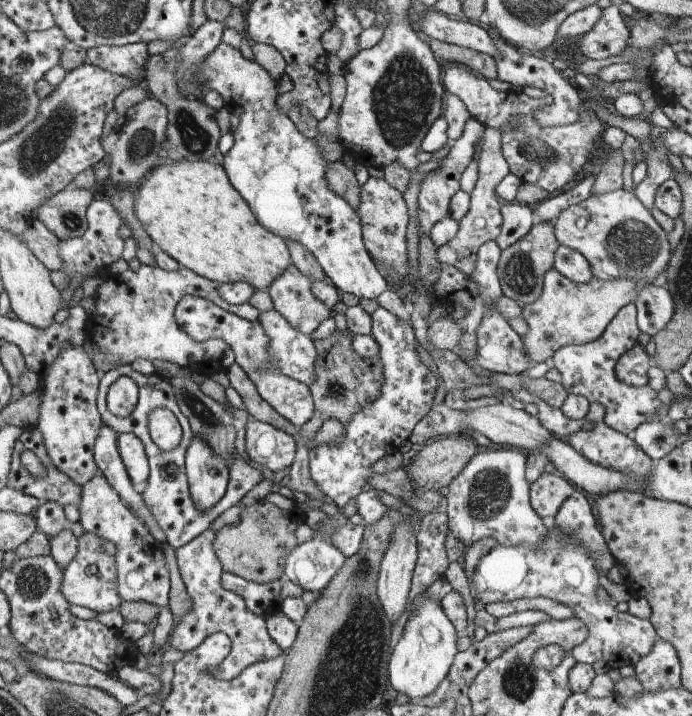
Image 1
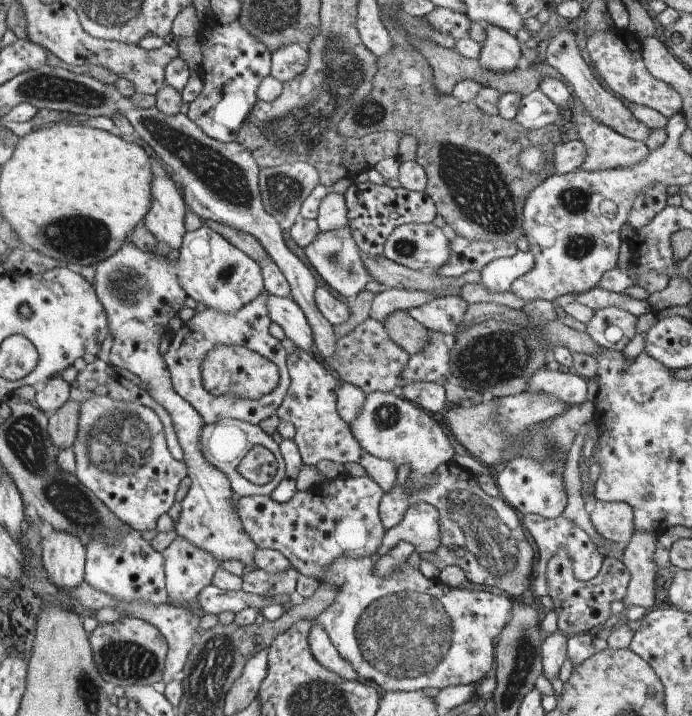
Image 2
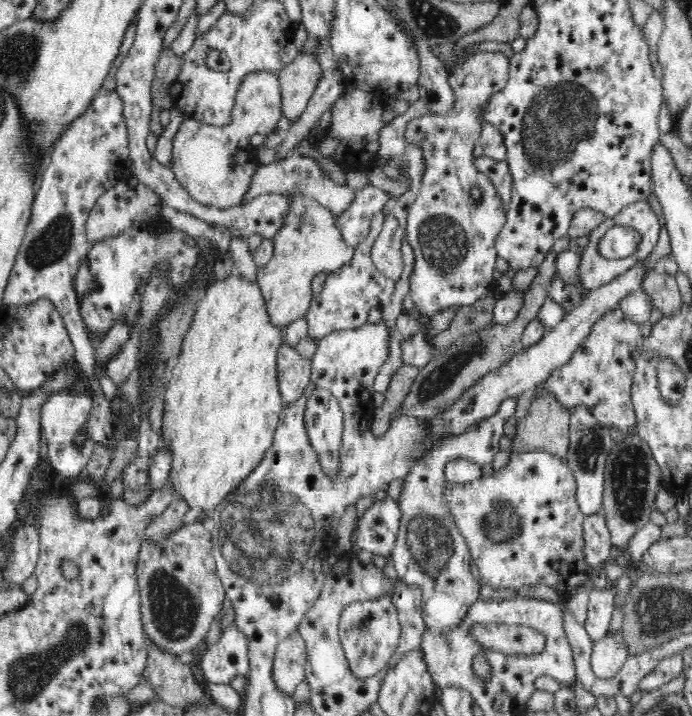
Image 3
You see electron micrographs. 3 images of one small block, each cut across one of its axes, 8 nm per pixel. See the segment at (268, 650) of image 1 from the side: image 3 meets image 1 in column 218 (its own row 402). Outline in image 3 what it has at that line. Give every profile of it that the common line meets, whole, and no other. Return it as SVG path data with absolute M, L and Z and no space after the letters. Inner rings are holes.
M618 306L598 319L575 355L559 366L535 389L535 398L551 396L567 414L576 408L588 408L589 414L609 428L631 432L637 424L635 408L631 401L631 386L635 364L644 342L639 323L627 317Z

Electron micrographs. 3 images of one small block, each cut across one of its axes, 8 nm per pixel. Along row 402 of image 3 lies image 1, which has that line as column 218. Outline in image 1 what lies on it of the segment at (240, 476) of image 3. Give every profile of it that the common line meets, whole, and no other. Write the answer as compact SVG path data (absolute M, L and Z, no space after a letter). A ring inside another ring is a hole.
M182 159L181 161L174 161L173 164L160 165L146 176L145 182L140 188L135 190L135 194L136 197L133 208L135 215L141 222L144 230L155 242L156 248L169 254L173 259L176 259L180 266L192 269L194 272L199 273L203 277L207 277L211 281L216 281L218 284L247 282L248 284L251 284L254 289L266 290L266 288L274 282L275 276L282 275L291 264L291 254L290 250L288 250L286 240L284 240L283 237L276 235L271 230L264 228L264 225L259 223L259 219L255 216L255 213L252 212L250 205L244 200L242 194L234 188L225 168L220 164L214 164L209 161L190 162Z

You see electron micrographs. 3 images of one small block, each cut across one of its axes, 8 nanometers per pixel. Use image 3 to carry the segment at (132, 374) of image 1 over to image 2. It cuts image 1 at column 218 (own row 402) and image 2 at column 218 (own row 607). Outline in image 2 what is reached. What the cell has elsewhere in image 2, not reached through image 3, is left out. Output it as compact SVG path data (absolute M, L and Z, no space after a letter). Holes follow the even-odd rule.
M222 419L215 423L205 423L204 430L200 436L200 450L204 454L204 458L214 466L218 468L220 472L226 474L226 478L230 480L232 490L235 494L241 497L254 496L254 495L270 495L276 487L279 486L280 481L284 478L284 460L282 460L282 454L278 444L274 442L274 439L269 434L266 434L260 425L250 424L240 419ZM262 445L269 448L272 454L275 454L277 460L277 471L275 477L267 482L265 485L257 485L250 480L246 480L240 472L238 472L237 466L240 461L251 448L254 446Z

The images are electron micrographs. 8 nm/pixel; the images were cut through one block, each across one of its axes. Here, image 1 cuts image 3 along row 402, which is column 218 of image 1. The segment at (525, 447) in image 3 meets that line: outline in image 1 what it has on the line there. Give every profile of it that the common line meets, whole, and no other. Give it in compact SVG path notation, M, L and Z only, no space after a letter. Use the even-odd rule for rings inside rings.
M266 500L244 507L238 523L226 525L215 532L215 552L224 572L257 583L282 580L288 555L300 543L296 534L298 525L296 511L278 508Z

